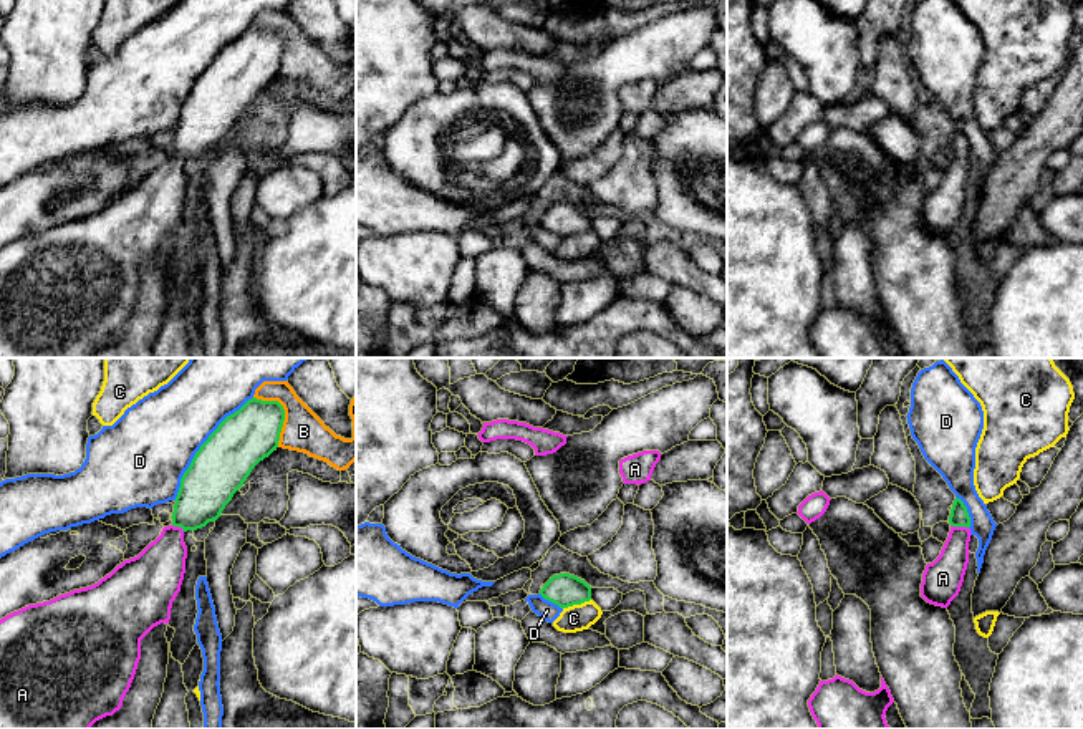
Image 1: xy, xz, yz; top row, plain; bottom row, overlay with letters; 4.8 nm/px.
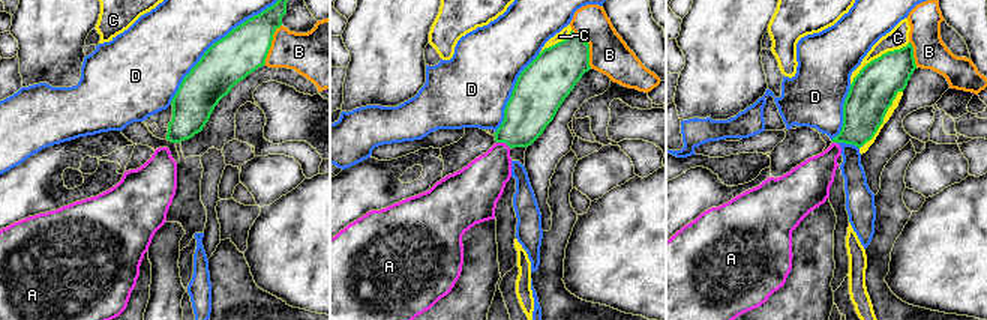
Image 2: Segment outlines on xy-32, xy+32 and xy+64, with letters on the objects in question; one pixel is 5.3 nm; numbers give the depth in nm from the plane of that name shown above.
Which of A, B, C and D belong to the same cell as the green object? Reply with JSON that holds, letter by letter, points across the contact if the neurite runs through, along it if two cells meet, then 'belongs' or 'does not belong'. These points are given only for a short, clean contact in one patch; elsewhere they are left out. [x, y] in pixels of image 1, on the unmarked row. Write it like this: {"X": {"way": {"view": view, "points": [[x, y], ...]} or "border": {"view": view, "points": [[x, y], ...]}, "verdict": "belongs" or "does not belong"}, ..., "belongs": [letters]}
{"A": {"way": {"view": "yz", "points": [[959, 146], [959, 154], [954, 188], [946, 202]]}, "verdict": "belongs"}, "B": {"verdict": "does not belong"}, "C": {"verdict": "does not belong"}, "D": {"verdict": "does not belong"}, "belongs": ["A"]}

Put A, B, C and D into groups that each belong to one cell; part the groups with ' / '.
A / B / C / D

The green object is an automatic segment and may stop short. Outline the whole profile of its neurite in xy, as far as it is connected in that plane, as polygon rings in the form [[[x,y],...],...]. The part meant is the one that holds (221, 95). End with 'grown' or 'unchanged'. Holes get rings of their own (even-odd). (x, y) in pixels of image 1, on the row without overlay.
[[[248,28],[195,81],[180,108],[172,152],[137,186],[91,215],[0,249],[0,358],[89,358],[121,338],[141,288],[141,268],[171,249],[185,202],[184,162],[220,146],[252,98],[278,76],[283,50],[278,30]]]; grown

